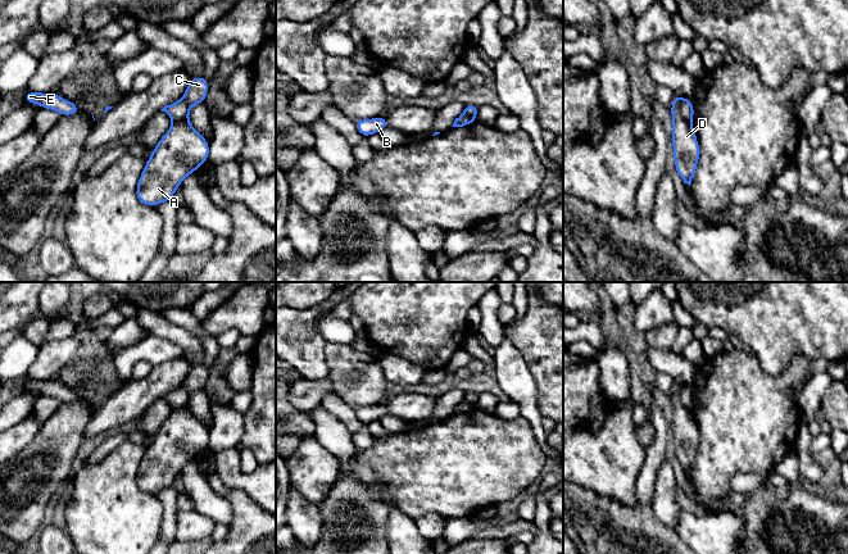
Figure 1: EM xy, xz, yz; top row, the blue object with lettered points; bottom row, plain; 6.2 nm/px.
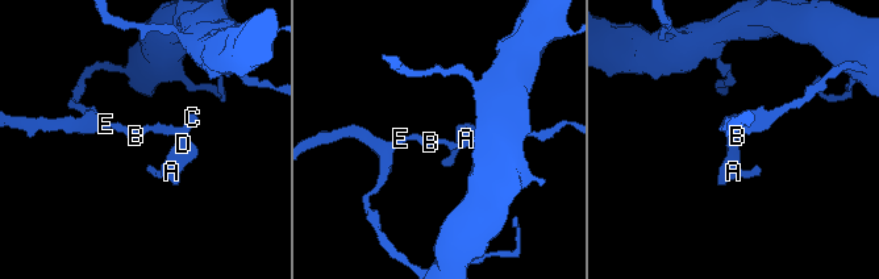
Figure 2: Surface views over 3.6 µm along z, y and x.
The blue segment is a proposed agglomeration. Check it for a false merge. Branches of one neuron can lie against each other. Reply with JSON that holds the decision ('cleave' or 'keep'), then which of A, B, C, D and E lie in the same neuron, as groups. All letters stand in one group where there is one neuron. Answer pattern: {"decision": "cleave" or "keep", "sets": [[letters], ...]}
{"decision": "cleave", "sets": [["A", "C", "D"], ["B", "E"]]}

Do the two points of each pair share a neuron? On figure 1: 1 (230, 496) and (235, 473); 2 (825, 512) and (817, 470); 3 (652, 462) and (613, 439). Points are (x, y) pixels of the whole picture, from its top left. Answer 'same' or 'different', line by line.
1: different
2: different
3: different

